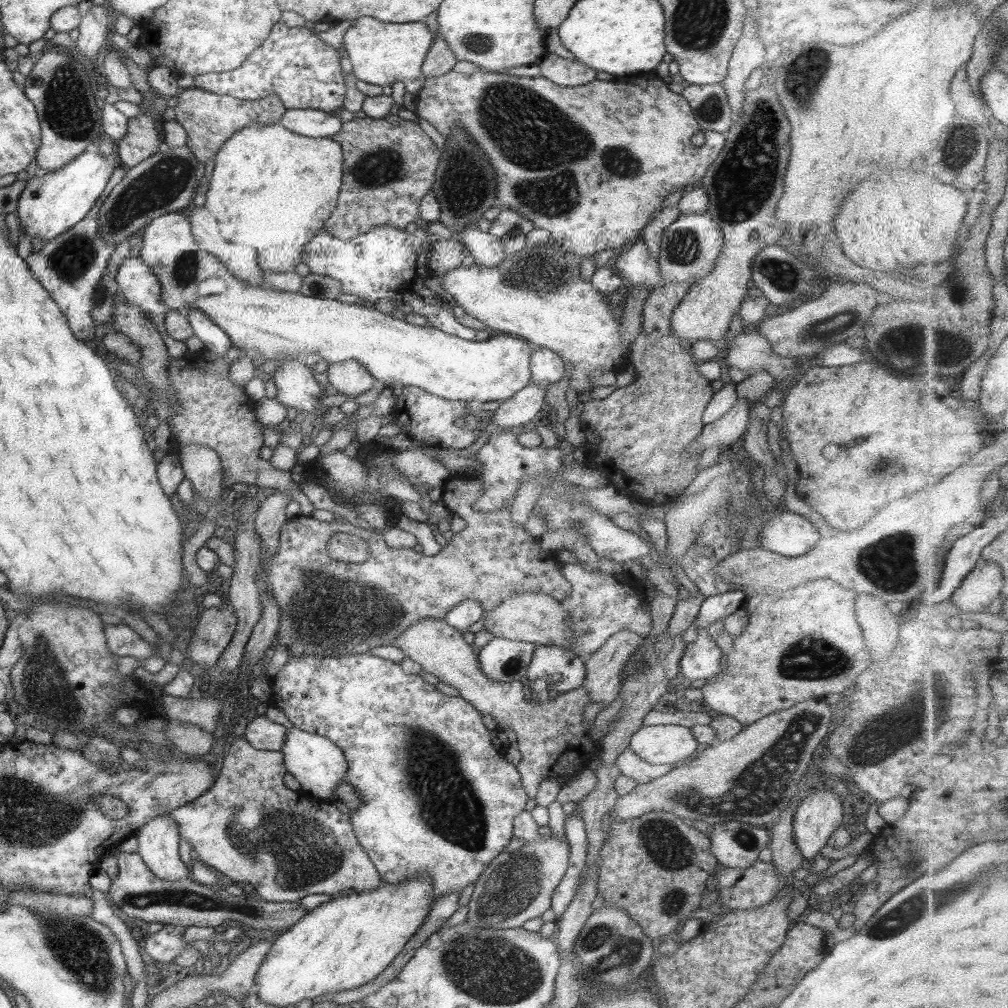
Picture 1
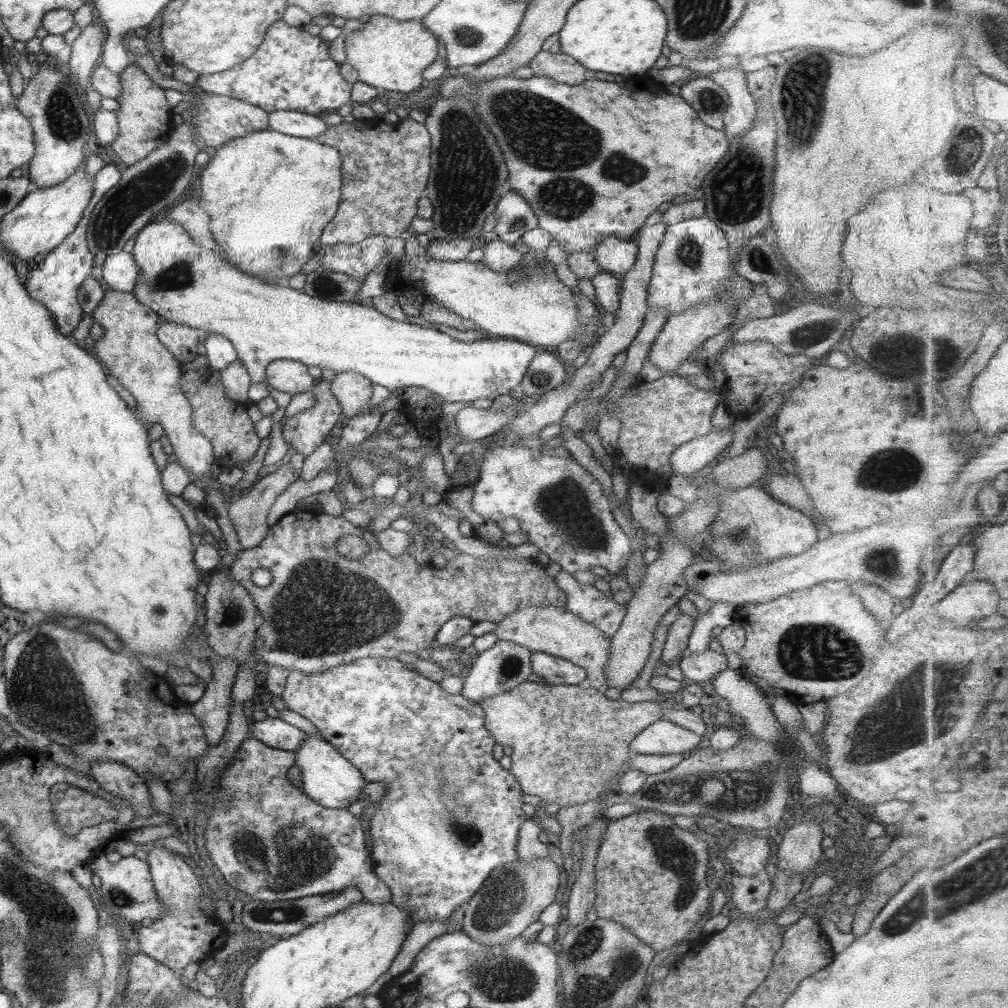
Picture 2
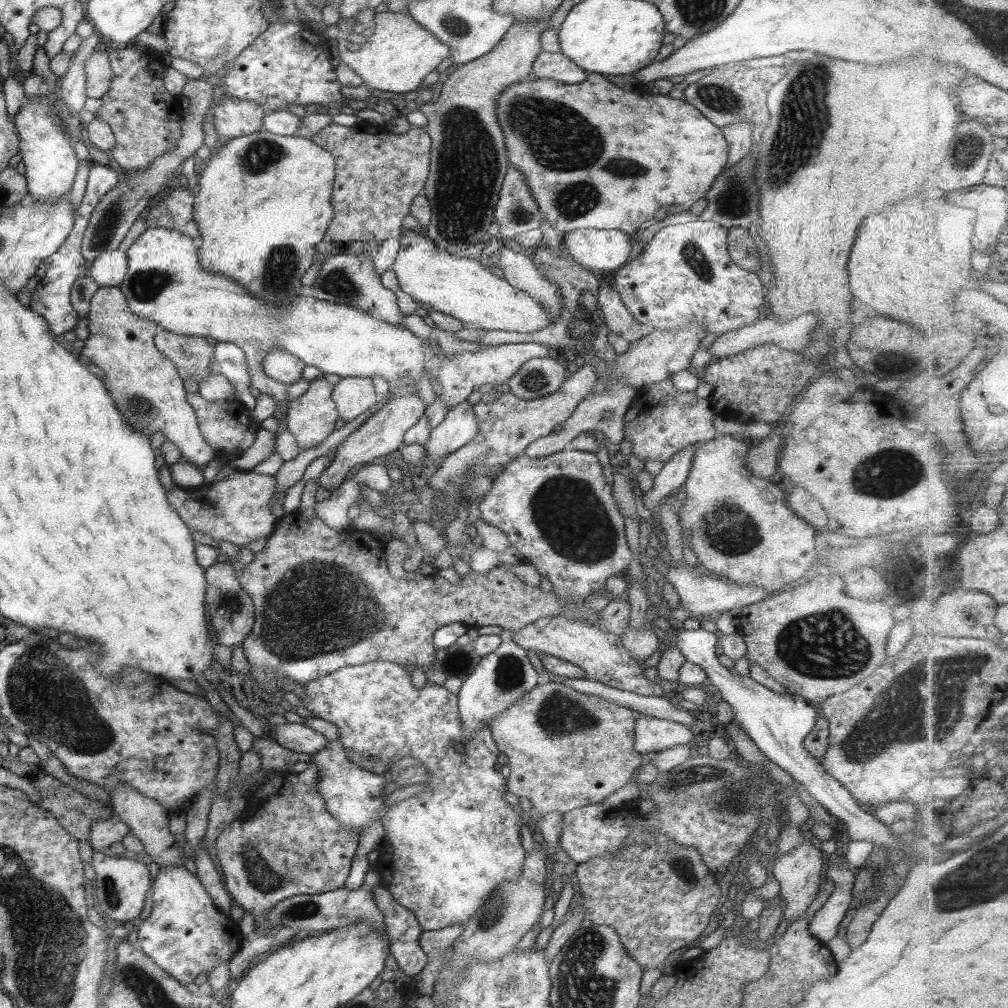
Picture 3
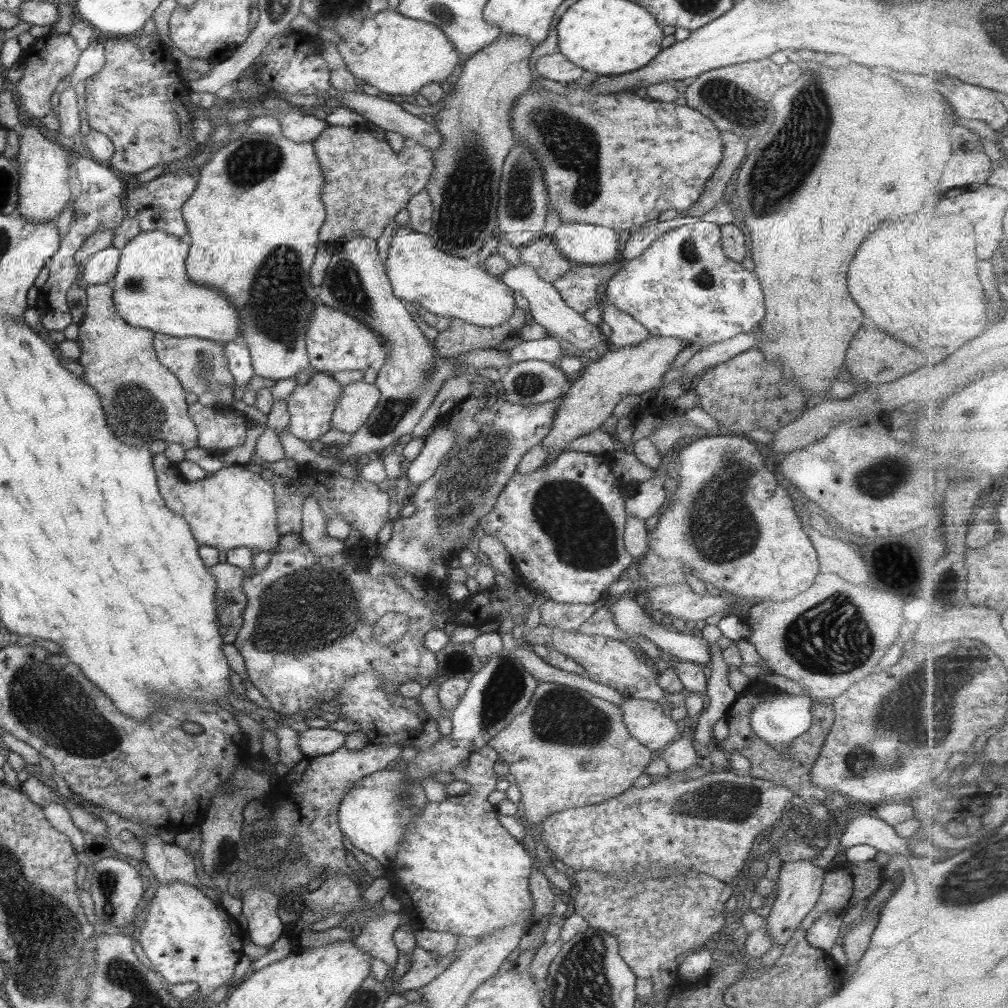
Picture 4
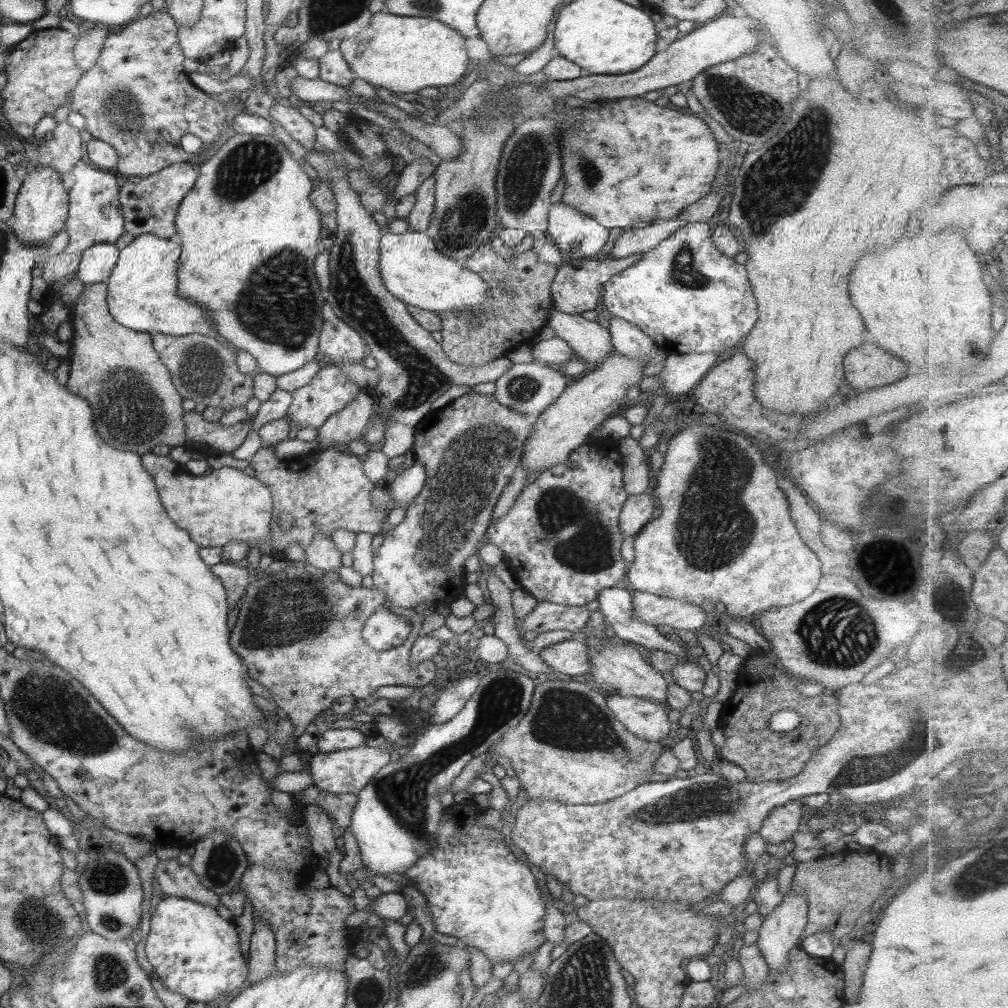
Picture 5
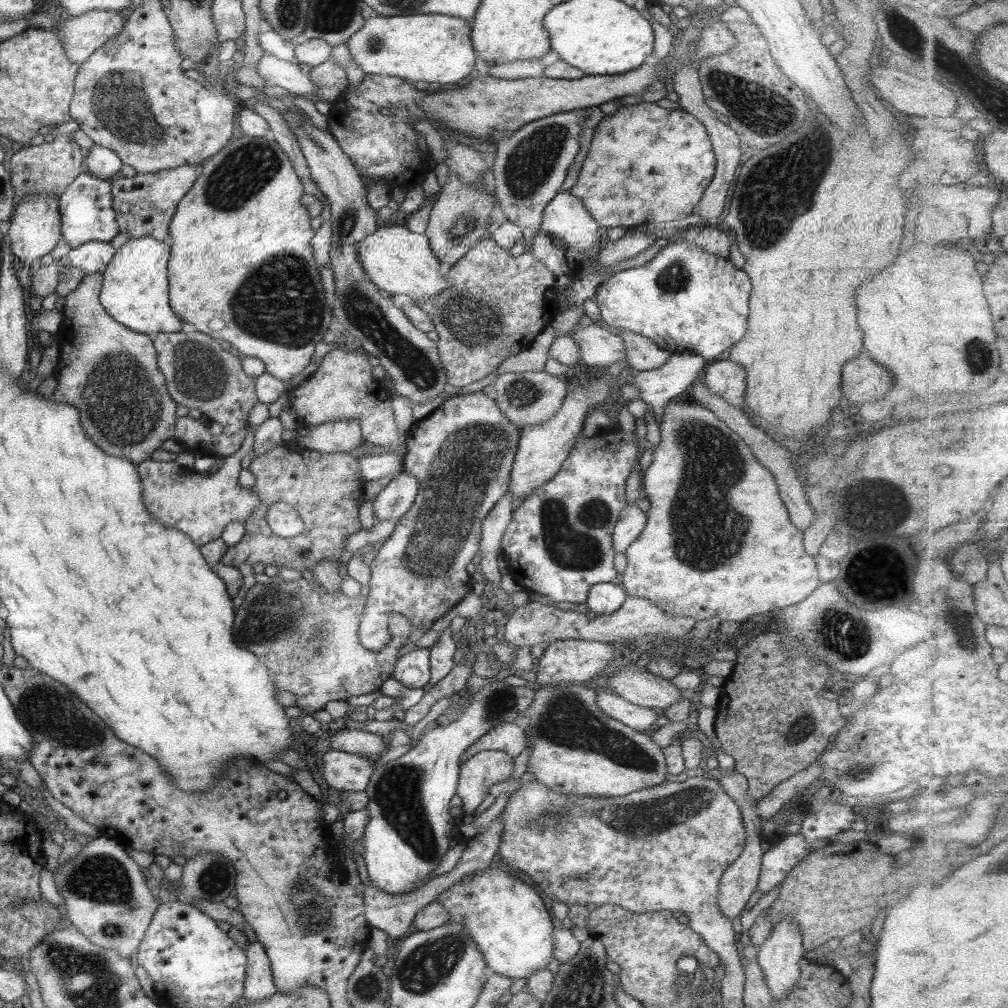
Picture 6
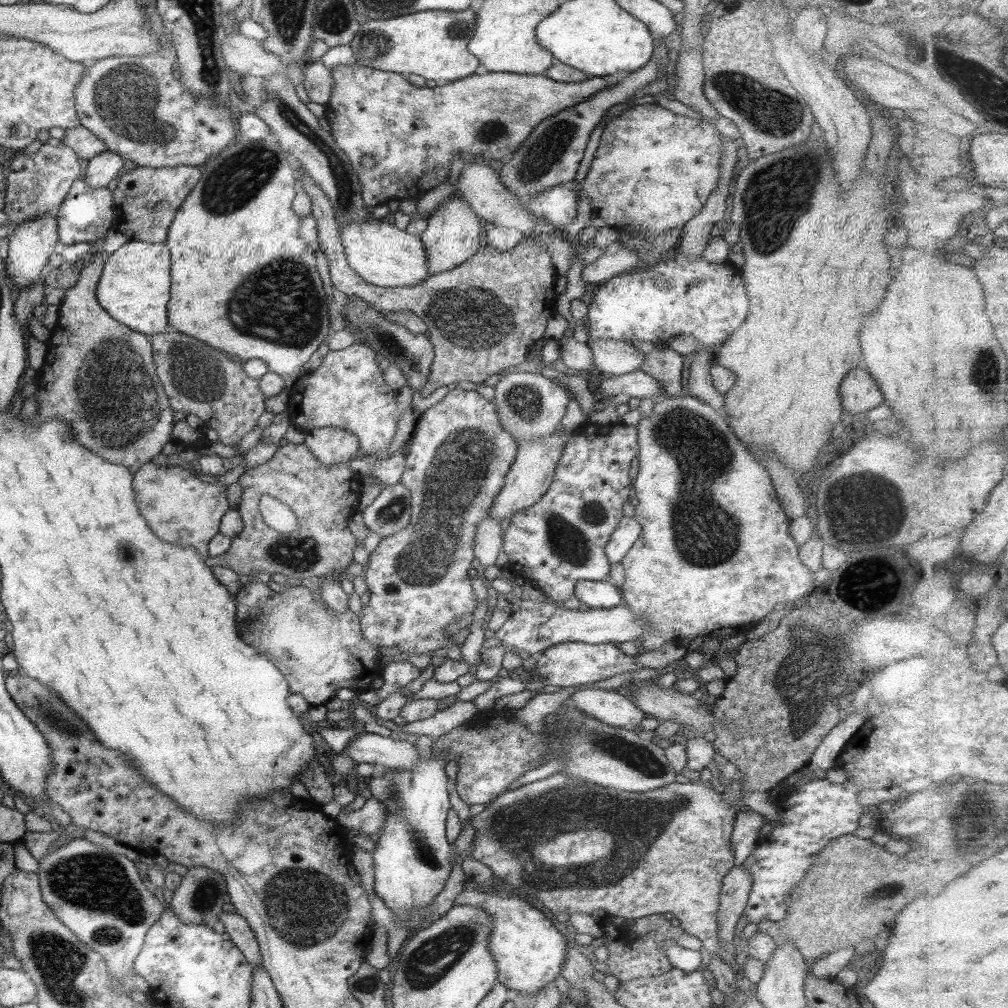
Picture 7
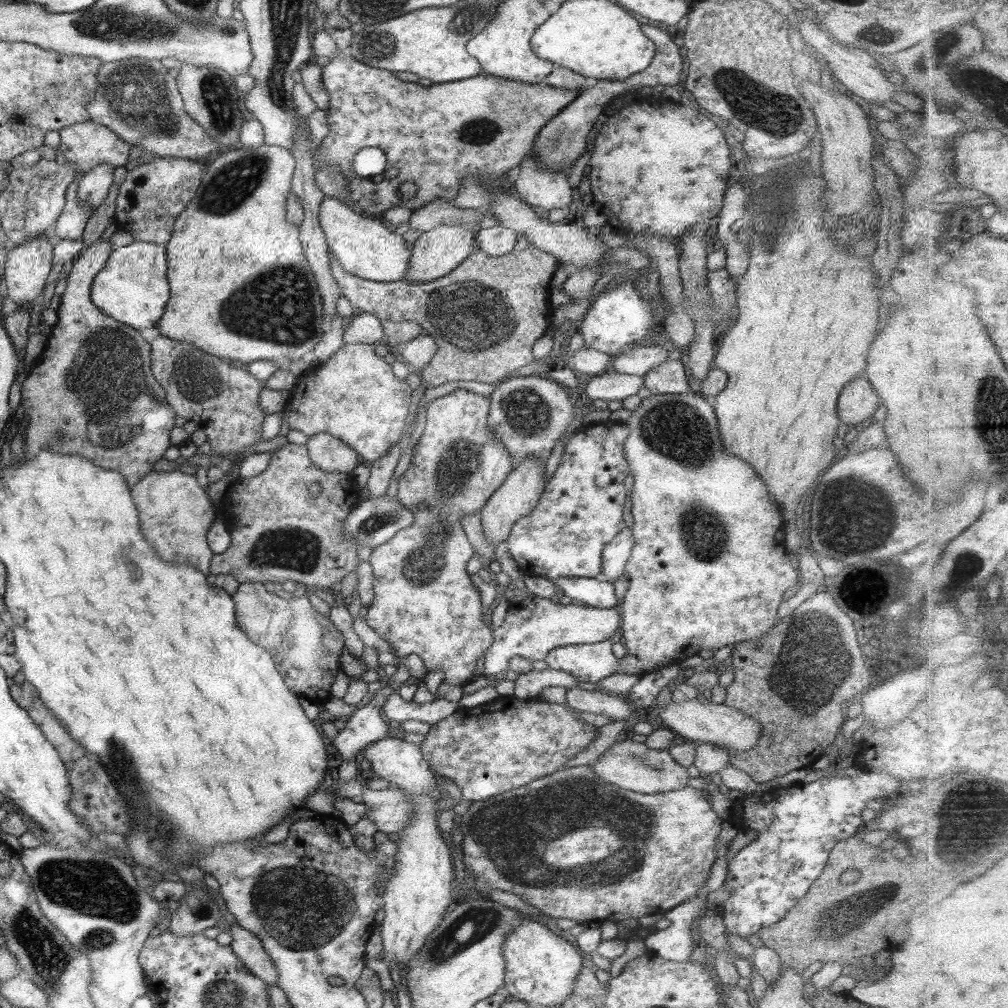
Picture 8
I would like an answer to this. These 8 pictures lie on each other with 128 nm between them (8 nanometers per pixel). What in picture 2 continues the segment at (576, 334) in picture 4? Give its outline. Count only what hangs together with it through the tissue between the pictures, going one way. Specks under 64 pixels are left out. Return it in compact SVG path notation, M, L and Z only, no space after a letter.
M496 239L480 242L483 249L483 265L491 271L504 272L520 264L521 256L512 244Z

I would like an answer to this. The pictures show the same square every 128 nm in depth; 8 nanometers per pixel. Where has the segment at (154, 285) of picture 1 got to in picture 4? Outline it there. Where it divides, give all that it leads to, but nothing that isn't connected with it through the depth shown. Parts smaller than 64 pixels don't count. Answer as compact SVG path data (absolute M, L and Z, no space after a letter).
M107 246L86 258L83 273L79 277L87 285L110 284L118 266L120 250Z

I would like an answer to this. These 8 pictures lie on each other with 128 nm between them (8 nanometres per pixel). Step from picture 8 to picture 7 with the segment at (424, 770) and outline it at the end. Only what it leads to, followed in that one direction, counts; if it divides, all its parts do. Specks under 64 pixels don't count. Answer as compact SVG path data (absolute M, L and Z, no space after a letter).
M359 731L353 741L347 743L342 754L351 758L356 764L367 763L383 767L385 772L388 770L412 769L418 759L418 748L411 744L411 740L401 741L394 740L390 737L384 737L375 733Z

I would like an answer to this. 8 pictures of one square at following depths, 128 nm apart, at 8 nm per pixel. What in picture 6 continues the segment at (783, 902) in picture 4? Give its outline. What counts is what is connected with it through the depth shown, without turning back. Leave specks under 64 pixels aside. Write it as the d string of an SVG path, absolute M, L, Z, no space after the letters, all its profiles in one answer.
M784 918L777 925L773 926L769 936L757 949L757 964L761 969L763 981L771 993L771 1000L783 999L787 996L787 991L797 983L799 979L799 961L804 958L804 950L802 948L801 931L799 925L789 919Z

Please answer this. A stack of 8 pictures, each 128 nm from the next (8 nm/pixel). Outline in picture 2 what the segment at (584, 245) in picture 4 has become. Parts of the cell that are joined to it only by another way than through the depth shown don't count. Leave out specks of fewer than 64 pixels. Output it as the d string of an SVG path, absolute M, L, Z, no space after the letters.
M605 236L595 242L589 253L601 271L621 277L632 270L637 245L621 236Z

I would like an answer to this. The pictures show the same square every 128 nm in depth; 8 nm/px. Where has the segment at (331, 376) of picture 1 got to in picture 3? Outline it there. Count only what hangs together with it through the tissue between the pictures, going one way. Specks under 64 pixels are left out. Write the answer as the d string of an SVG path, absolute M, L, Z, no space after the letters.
M343 377L333 385L331 400L338 418L349 423L365 410L376 405L379 396L373 391L370 378Z

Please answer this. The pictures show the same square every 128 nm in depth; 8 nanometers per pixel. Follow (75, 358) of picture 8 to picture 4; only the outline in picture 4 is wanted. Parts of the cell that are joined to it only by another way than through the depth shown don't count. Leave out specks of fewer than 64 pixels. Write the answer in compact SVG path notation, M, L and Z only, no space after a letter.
M110 284L88 285L86 287L86 308L83 319L78 323L79 364L83 366L83 379L95 389L105 414L107 427L121 443L130 447L149 446L154 440L180 444L184 450L197 446L197 429L188 416L188 405L185 403L185 391L177 378L157 360L152 348L153 333L143 328L129 326L121 317L112 302L113 289Z

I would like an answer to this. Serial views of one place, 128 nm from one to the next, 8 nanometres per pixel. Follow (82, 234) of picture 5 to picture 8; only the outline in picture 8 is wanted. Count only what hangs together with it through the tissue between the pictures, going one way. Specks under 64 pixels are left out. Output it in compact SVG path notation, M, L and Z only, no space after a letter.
M77 180L67 184L65 204L55 221L55 234L59 238L76 239L81 236L85 222L91 215L87 203L79 203L77 199Z

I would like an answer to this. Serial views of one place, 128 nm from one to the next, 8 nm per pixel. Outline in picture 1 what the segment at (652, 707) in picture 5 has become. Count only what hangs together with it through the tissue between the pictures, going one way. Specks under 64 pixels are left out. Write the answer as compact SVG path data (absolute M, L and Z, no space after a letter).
M641 726L631 734L628 748L647 764L677 766L696 754L697 741L685 726Z

